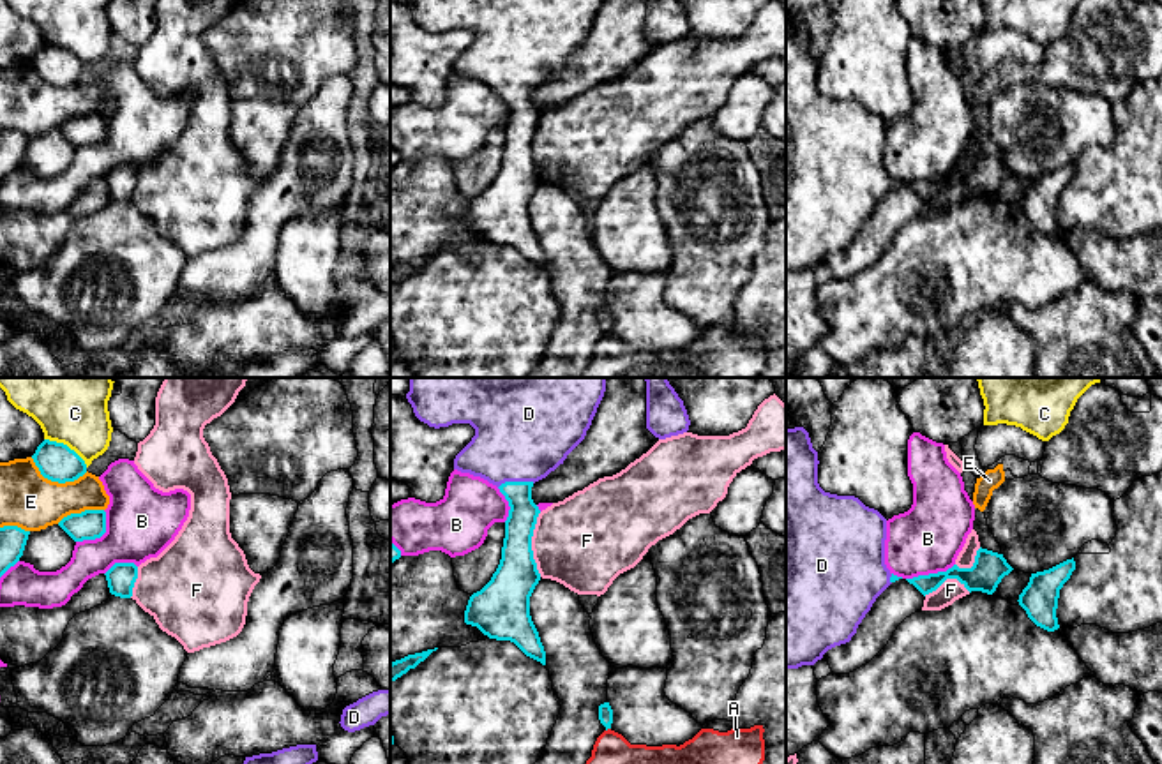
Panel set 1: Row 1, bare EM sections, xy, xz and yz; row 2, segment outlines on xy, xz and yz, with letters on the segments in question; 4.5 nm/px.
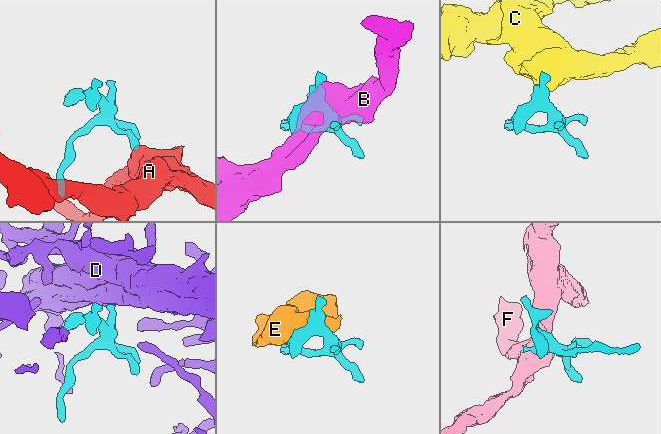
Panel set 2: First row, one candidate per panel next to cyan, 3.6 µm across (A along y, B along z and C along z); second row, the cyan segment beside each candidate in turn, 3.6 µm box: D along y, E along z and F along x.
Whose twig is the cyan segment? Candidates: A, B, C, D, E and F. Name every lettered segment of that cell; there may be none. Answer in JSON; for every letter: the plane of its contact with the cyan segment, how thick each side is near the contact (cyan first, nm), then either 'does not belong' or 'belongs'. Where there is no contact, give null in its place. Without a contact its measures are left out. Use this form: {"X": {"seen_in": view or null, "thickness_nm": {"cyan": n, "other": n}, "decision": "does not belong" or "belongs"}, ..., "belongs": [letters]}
{"A": {"seen_in": "xz", "thickness_nm": {"cyan": 60, "other": 280}, "decision": "does not belong"}, "B": {"seen_in": "xy", "thickness_nm": {"cyan": 140, "other": 320}, "decision": "does not belong"}, "C": {"seen_in": "xy", "thickness_nm": {"cyan": 170, "other": 260}, "decision": "does not belong"}, "D": {"seen_in": "xz", "thickness_nm": {"cyan": 140, "other": 400}, "decision": "belongs"}, "E": {"seen_in": "xy", "thickness_nm": {"cyan": 170, "other": 260}, "decision": "does not belong"}, "F": {"seen_in": "xz", "thickness_nm": {"cyan": 200, "other": 420}, "decision": "does not belong"}, "belongs": ["D"]}

